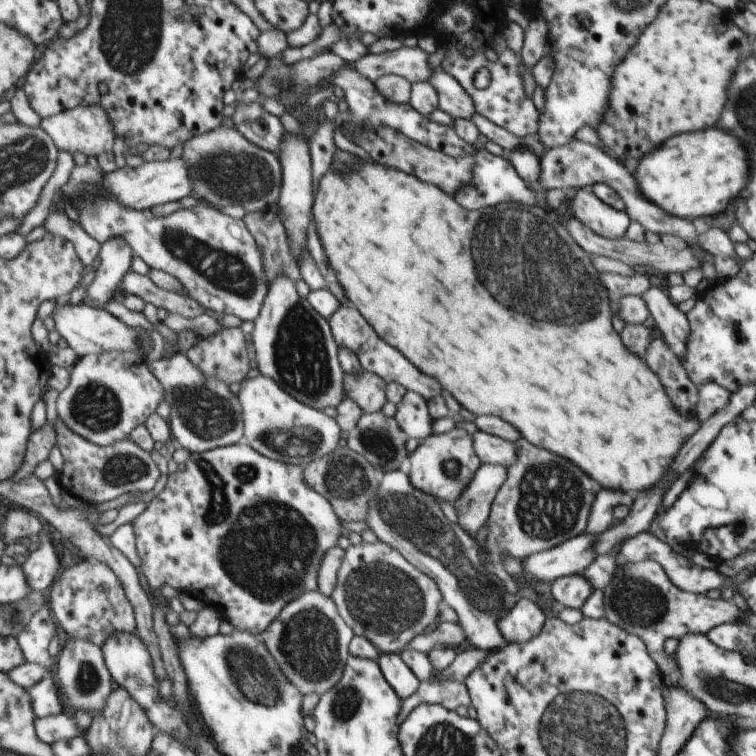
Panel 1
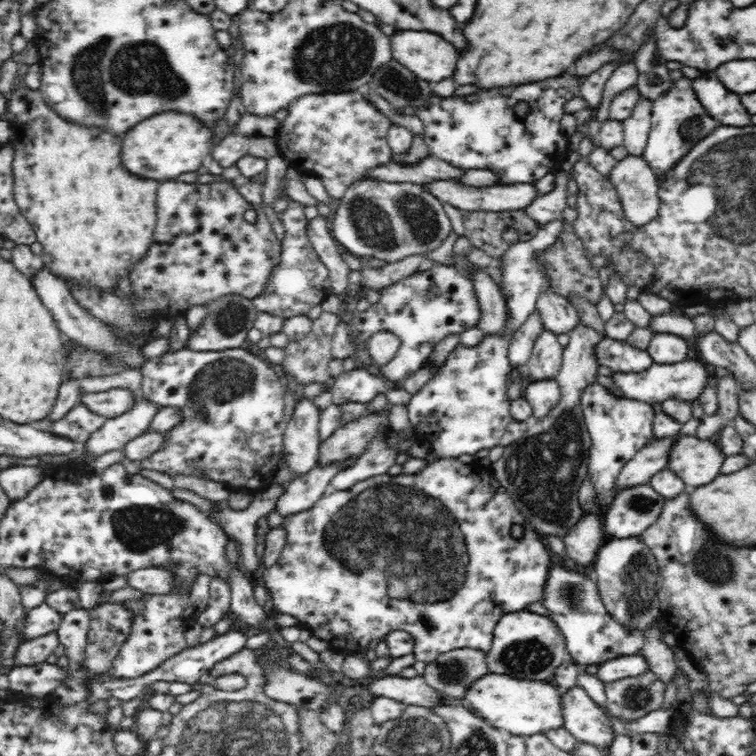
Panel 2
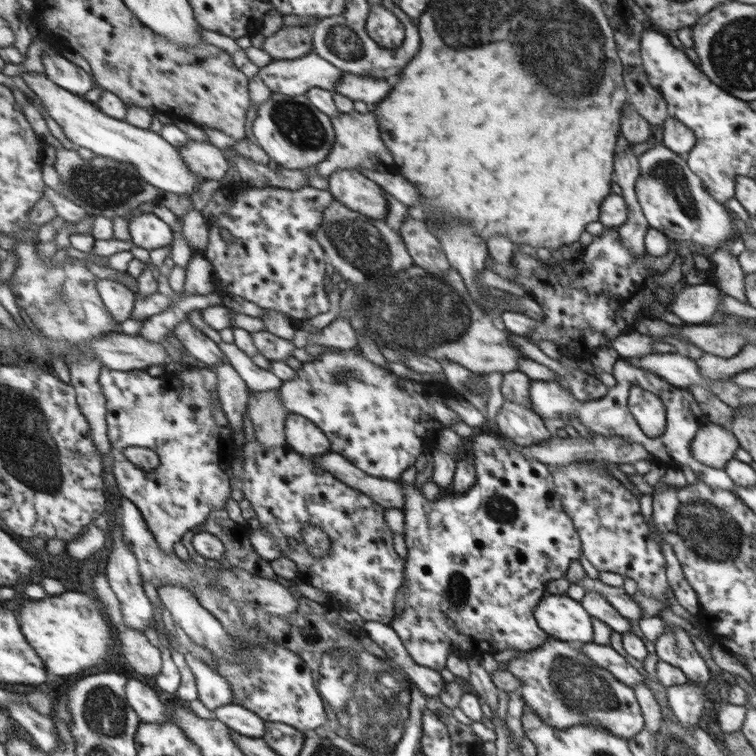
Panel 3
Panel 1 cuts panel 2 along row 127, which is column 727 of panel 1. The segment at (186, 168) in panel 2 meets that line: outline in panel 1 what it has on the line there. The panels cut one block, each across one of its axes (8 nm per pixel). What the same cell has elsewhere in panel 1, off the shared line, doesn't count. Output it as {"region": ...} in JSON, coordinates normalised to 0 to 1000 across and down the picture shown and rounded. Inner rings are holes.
{"region":[[[939,169],[915,177],[899,177],[892,188],[881,188],[876,198],[854,204],[837,230],[849,259],[884,283],[915,291],[923,286],[944,286],[955,280],[971,259],[979,261],[995,239],[996,225],[984,217],[984,198],[976,183]]]}

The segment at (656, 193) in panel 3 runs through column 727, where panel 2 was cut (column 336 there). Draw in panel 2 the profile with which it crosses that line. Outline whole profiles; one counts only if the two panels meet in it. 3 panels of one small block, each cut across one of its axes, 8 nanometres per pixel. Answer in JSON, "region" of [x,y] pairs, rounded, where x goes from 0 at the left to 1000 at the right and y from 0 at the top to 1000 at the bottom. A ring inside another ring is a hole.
{"region":[[[483,234],[458,250],[437,288],[439,312],[467,339],[491,339],[512,348],[579,328],[599,307],[586,266],[553,242]]]}

